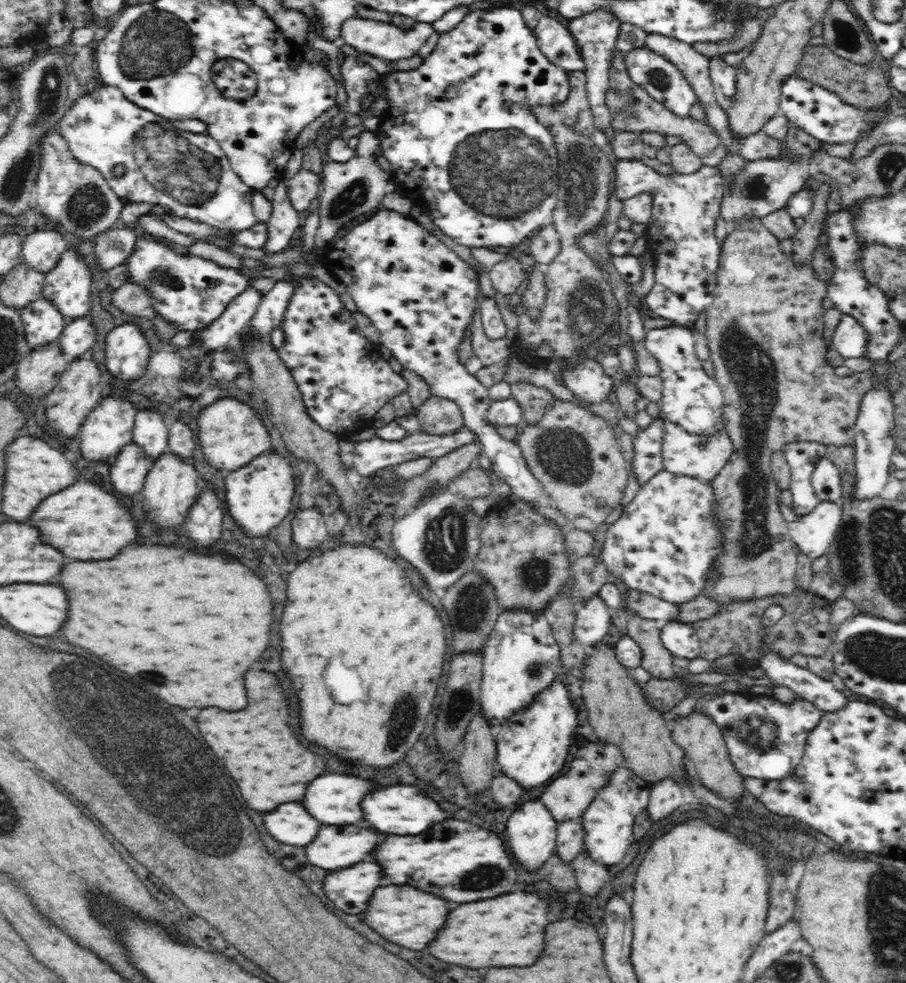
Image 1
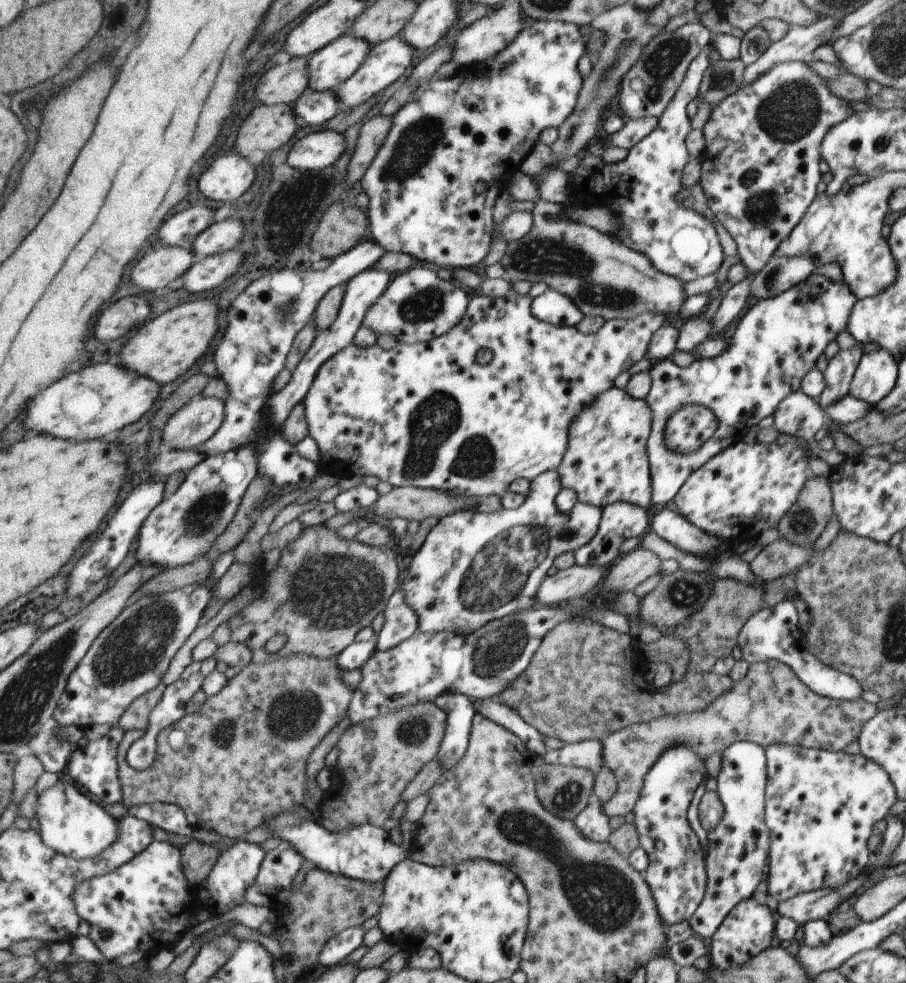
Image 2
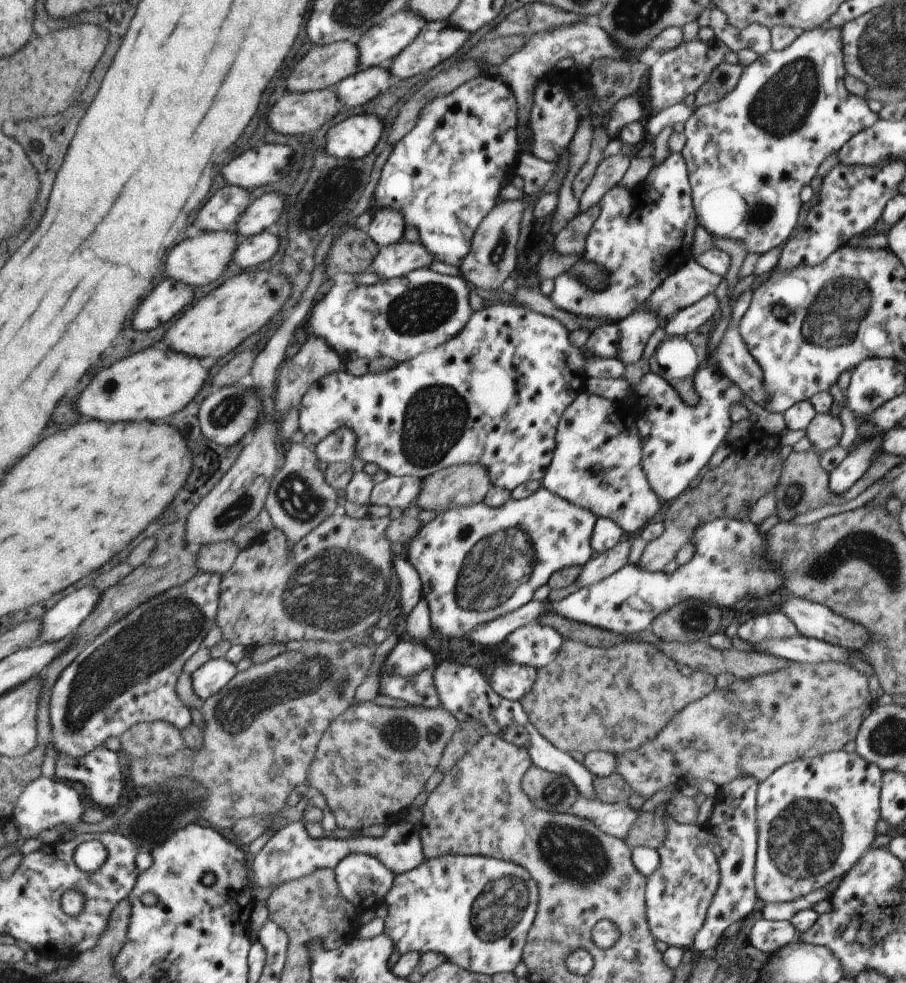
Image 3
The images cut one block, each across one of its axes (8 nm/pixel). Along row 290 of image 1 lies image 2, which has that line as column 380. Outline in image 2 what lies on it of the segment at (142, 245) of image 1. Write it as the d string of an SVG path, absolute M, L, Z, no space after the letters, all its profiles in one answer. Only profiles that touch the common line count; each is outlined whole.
M537 20L532 26L526 27L502 52L486 59L482 63L471 64L453 77L439 80L429 80L414 90L414 97L392 115L392 126L384 144L380 147L376 158L370 163L368 170L361 178L361 185L369 196L369 205L366 207L371 221L373 240L379 242L387 252L405 252L424 262L432 262L436 267L447 269L472 268L484 260L490 250L490 236L494 230L492 208L496 202L496 194L490 188L502 190L508 182L490 182L510 178L511 170L520 168L523 159L531 152L534 142L539 139L545 127L559 127L574 110L577 98L582 88L583 78L578 72L578 60L584 54L585 43L582 28L579 25L567 24L562 21Z

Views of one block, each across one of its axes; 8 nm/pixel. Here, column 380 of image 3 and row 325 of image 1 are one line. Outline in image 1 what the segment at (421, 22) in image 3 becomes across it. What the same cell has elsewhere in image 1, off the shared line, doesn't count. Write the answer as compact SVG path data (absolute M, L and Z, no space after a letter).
M42 296L22 308L20 313L27 343L32 349L56 341L68 322L57 312L57 308Z

